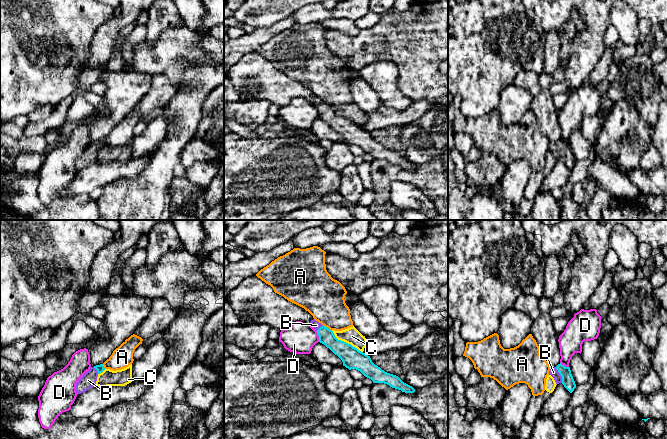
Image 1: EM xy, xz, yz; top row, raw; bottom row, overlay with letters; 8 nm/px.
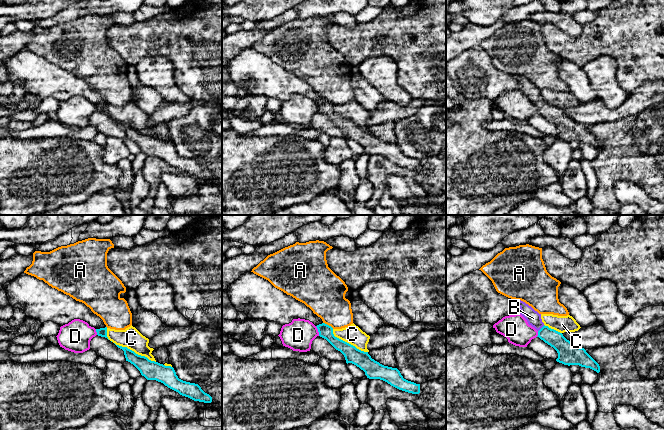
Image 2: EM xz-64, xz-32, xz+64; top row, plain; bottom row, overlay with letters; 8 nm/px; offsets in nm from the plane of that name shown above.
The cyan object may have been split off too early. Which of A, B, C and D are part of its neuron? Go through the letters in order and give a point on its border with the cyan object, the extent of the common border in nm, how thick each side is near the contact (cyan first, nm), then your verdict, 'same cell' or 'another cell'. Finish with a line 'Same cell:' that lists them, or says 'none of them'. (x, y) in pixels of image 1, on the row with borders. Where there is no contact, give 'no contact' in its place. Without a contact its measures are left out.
A: contact xz (326, 327); length 80 nm; calibres 140 and 340 nm; another cell
B: contact yz (560, 374); length 140 nm; calibres 100 and 70 nm; same cell
C: contact xz (345, 342); length 320 nm; calibres 170 and 130 nm; another cell
D: contact xz (318, 335); length 90 nm; calibres 140 and 240 nm; another cell
Same cell: B

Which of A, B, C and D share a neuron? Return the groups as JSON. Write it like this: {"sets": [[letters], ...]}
{"sets": [["A"], ["B"], ["C"], ["D"]]}

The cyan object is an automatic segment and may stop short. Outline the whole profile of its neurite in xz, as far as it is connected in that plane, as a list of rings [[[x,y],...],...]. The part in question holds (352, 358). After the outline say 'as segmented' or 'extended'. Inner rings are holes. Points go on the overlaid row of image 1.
[[[315,319],[309,323],[319,336],[319,342],[329,348],[343,362],[343,366],[360,371],[365,377],[371,379],[373,383],[384,383],[392,388],[405,393],[414,393],[415,389],[404,383],[398,376],[390,374],[375,365],[370,356],[359,351],[344,341],[338,340],[333,331],[323,326]]]; extended

